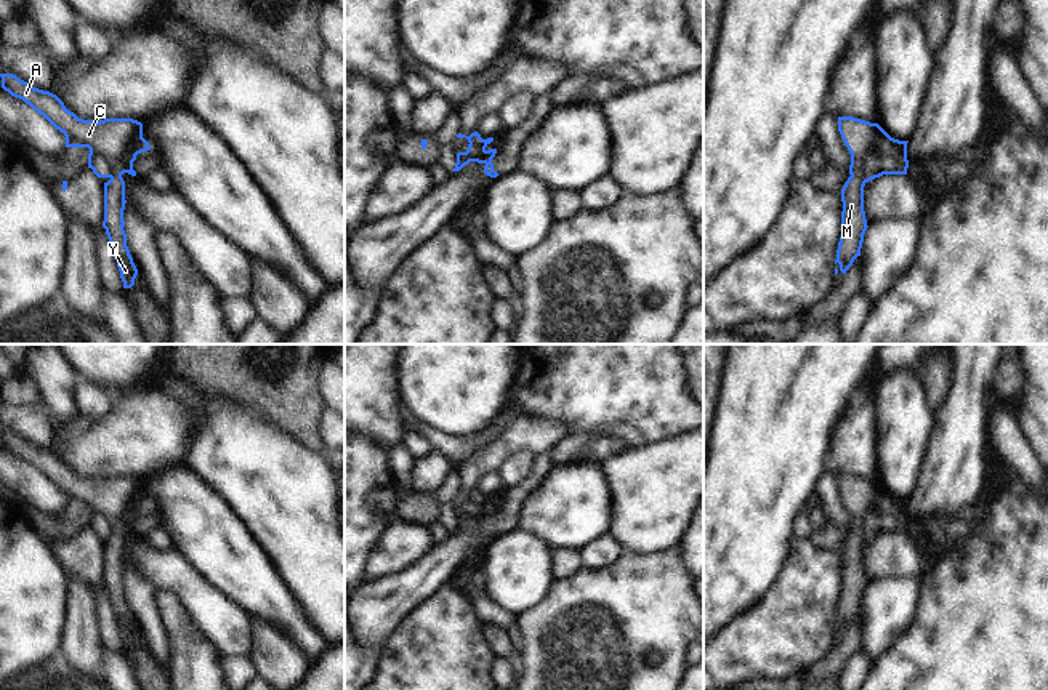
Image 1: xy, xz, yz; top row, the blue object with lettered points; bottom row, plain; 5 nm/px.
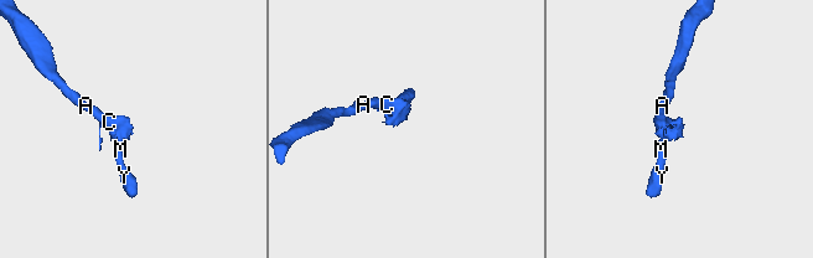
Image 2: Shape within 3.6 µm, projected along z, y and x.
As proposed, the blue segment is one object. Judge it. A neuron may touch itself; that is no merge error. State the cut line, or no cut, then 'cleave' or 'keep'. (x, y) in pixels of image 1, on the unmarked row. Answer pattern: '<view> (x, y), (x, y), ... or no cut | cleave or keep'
no cut | keep

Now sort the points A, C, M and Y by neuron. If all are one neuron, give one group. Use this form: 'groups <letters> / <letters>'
groups A C M Y

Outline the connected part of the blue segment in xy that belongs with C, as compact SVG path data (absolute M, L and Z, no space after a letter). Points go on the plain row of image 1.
M0 432L2 447L11 455L22 458L43 474L66 495L66 506L88 506L88 527L104 541L104 580L107 597L123 647L131 647L138 634L123 589L125 540L123 532L136 535L133 520L136 514L151 507L143 496L143 482L133 477L104 477L99 480L79 477L67 469L64 461L53 451L34 447L13 432Z

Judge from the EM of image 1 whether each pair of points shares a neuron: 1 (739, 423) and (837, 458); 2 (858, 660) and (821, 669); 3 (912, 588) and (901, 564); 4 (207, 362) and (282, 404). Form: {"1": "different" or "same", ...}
{"1": "different", "2": "different", "3": "different", "4": "same"}

